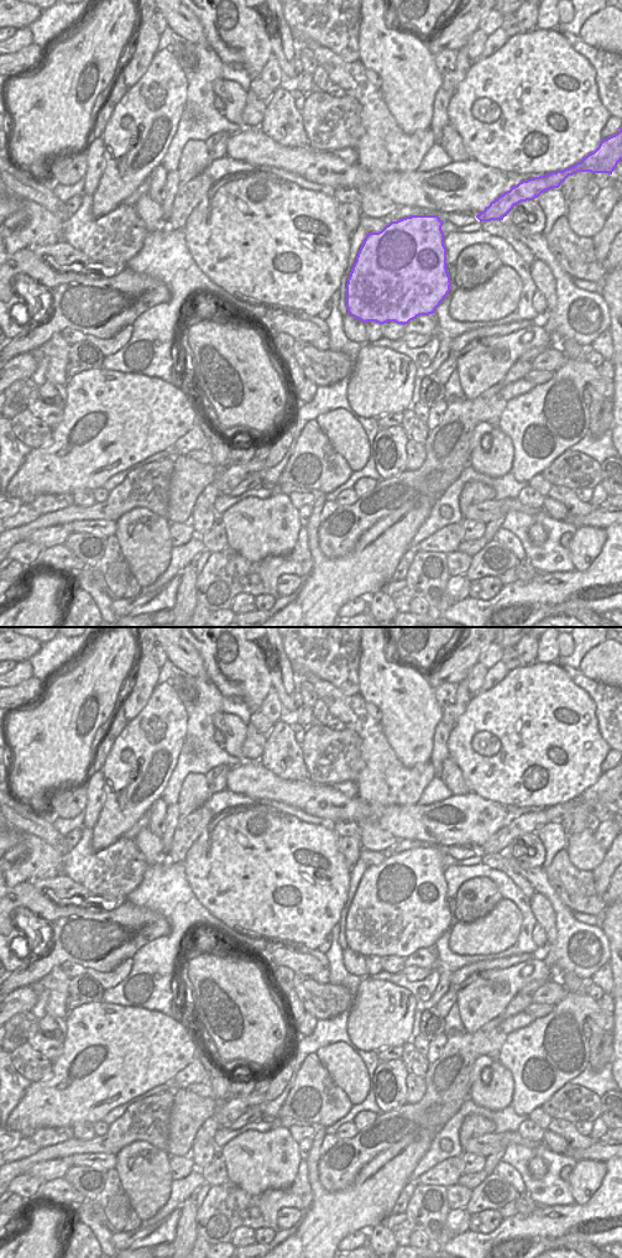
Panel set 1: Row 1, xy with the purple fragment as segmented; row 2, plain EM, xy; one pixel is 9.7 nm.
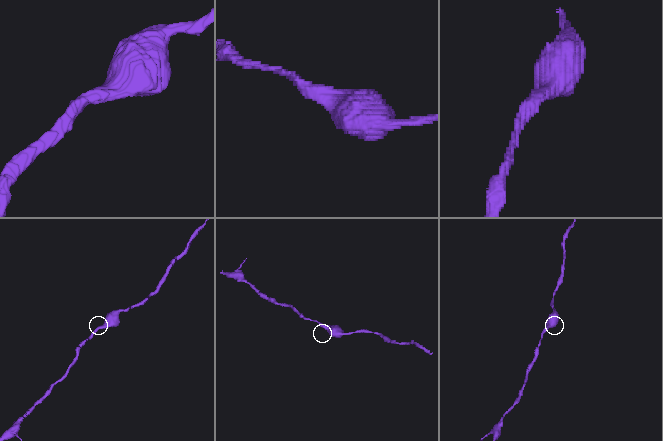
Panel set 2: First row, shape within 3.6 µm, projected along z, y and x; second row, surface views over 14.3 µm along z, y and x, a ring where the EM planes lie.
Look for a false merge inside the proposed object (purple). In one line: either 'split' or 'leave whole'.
leave whole

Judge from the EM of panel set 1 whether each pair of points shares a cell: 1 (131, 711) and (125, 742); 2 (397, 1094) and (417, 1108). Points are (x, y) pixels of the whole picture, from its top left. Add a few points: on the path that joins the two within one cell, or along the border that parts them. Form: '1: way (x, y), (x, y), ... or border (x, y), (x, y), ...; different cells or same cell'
1: border (149, 698), (145, 706), (127, 723); different cells
2: border (406, 1102), (395, 1110), (381, 1113); different cells

